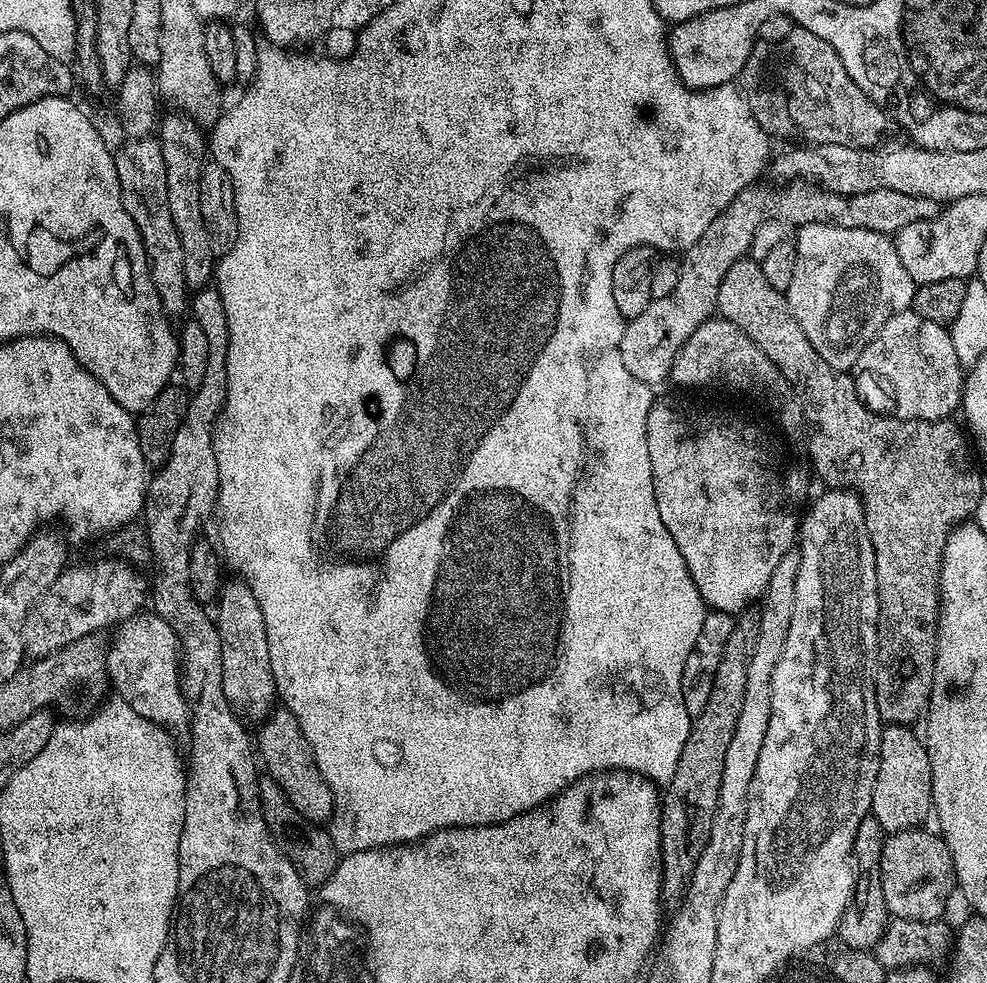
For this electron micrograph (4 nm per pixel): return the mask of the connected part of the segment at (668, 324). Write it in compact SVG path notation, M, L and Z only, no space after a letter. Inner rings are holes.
M788 182L776 186L780 188L773 192L760 187L742 190L742 194L738 194L738 198L734 198L734 202L730 202L730 206L726 206L714 222L710 222L706 234L702 234L702 238L698 238L698 242L683 253L674 292L654 301L650 310L639 313L629 323L624 335L626 358L630 366L634 366L634 370L646 379L664 382L671 378L683 351L694 344L694 338L705 325L717 321L724 307L722 278L726 278L726 270L730 270L734 262L749 255L758 226L767 220L783 220L788 226L833 224L894 234L902 230L902 226L929 220L940 211L936 200L899 193L898 190L871 190L869 193L843 196L815 182Z

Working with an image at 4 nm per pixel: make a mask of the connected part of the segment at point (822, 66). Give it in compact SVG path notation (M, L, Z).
M793 27L792 32L777 44L765 40L757 42L750 58L746 58L746 66L738 77L738 87L750 106L750 114L754 114L758 126L762 126L770 138L800 135L804 139L801 141L809 145L837 143L838 146L874 148L884 140L890 125L888 113L863 92L850 74L846 74L846 66L842 66L842 58L838 58L834 46L822 42L818 34L810 34L805 28Z

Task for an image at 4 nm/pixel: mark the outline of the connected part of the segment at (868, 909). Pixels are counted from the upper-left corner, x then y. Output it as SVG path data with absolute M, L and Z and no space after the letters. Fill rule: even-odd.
M871 818L861 820L858 830L854 830L852 860L860 871L857 871L856 877L852 879L850 898L846 902L846 910L842 914L842 918L838 918L834 936L835 939L840 939L837 941L843 947L854 950L858 954L877 955L885 934L893 922L892 915L886 910L886 902L882 902L880 874L879 871L876 871L880 866L885 843L886 837L882 834L882 830L878 830L878 826ZM864 868L872 868L872 872L864 872Z

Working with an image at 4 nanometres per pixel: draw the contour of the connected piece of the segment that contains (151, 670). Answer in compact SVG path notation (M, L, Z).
M140 612L127 617L118 627L117 634L109 643L106 668L111 687L129 699L129 703L144 715L166 721L170 718L167 701L158 696L159 687L170 678L170 659L175 657L174 630L155 612Z

